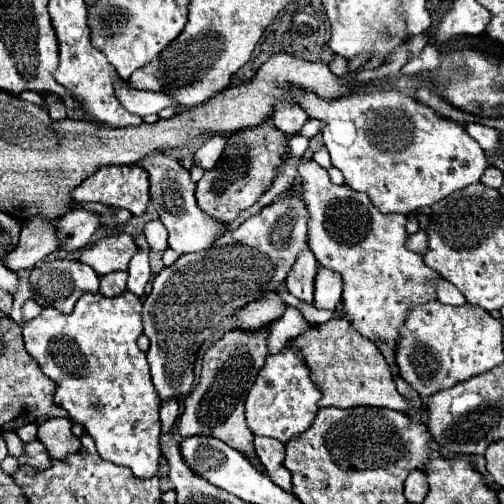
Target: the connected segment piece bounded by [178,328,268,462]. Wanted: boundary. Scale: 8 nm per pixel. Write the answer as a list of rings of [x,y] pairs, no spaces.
[[[260,328],[254,332],[248,330],[232,330],[226,332],[224,338],[216,340],[204,354],[200,382],[194,392],[184,402],[184,412],[178,422],[178,432],[182,438],[186,436],[216,436],[224,440],[234,450],[242,452],[250,462],[256,460],[252,438],[254,434],[246,426],[244,418],[244,402],[246,392],[252,388],[262,364],[268,356],[268,328]]]

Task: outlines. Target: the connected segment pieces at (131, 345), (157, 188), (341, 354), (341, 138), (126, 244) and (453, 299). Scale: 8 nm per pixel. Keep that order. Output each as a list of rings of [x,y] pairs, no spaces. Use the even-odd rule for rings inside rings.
[[[86,292],[70,314],[62,314],[56,308],[44,308],[40,316],[32,318],[24,326],[24,342],[30,356],[40,364],[40,370],[56,382],[54,404],[64,408],[68,416],[84,426],[94,438],[96,448],[104,460],[118,466],[126,466],[138,478],[150,478],[158,472],[160,452],[160,404],[154,396],[154,384],[146,354],[136,346],[136,338],[142,334],[142,300],[124,292],[114,298]]]
[[[156,152],[156,154],[150,154],[146,160],[142,160],[140,164],[150,174],[150,198],[152,198],[154,208],[158,210],[162,224],[168,230],[168,244],[174,252],[178,252],[178,254],[202,252],[202,250],[210,248],[214,244],[214,240],[226,232],[226,224],[204,214],[198,208],[194,197],[196,184],[190,182],[190,174],[174,158]]]
[[[346,318],[328,320],[320,326],[312,326],[308,332],[300,334],[292,346],[304,356],[314,382],[322,390],[322,398],[318,406],[382,406],[398,412],[408,412],[412,402],[406,400],[392,380],[390,368],[380,354],[380,350],[370,344],[370,340],[362,340],[358,332],[350,332],[350,324]]]
[[[292,88],[292,96],[308,112],[310,118],[318,118],[324,122],[322,136],[330,152],[332,166],[336,166],[344,174],[344,180],[352,190],[368,194],[368,198],[380,212],[410,214],[418,208],[432,206],[448,194],[480,182],[482,172],[488,168],[484,150],[480,150],[478,144],[474,144],[474,140],[470,140],[470,136],[462,132],[462,124],[438,116],[434,110],[418,104],[412,96],[404,92],[370,90],[326,102],[318,100],[314,94]]]
[[[112,234],[84,248],[80,260],[92,266],[98,276],[102,276],[114,270],[128,270],[128,262],[136,252],[138,246],[130,234]]]
[[[438,280],[438,300],[442,304],[450,304],[450,306],[466,304],[466,298],[462,296],[462,292],[458,292],[458,288],[454,284],[450,284],[448,280]]]

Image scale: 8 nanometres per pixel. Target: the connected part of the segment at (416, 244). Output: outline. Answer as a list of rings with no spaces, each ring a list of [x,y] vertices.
[[[418,230],[416,234],[408,236],[408,242],[406,246],[412,250],[412,252],[418,252],[418,254],[424,254],[428,250],[428,236],[424,230]]]

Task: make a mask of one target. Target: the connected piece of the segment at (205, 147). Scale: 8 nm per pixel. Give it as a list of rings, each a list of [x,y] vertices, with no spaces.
[[[216,134],[216,136],[208,138],[208,140],[194,152],[194,158],[192,158],[194,166],[198,166],[198,168],[202,168],[202,170],[214,168],[214,164],[216,164],[218,158],[222,156],[224,148],[226,148],[226,138],[224,138],[224,136]]]

